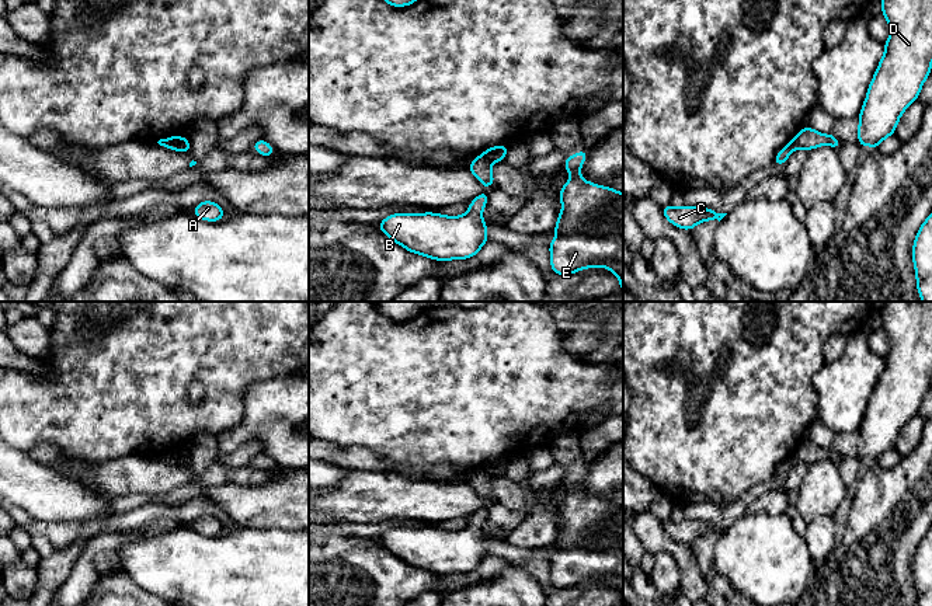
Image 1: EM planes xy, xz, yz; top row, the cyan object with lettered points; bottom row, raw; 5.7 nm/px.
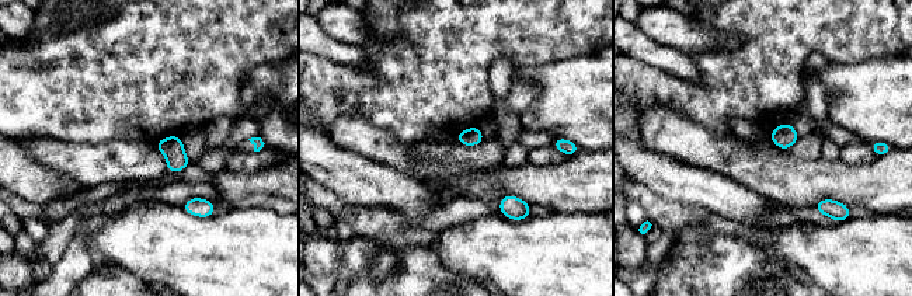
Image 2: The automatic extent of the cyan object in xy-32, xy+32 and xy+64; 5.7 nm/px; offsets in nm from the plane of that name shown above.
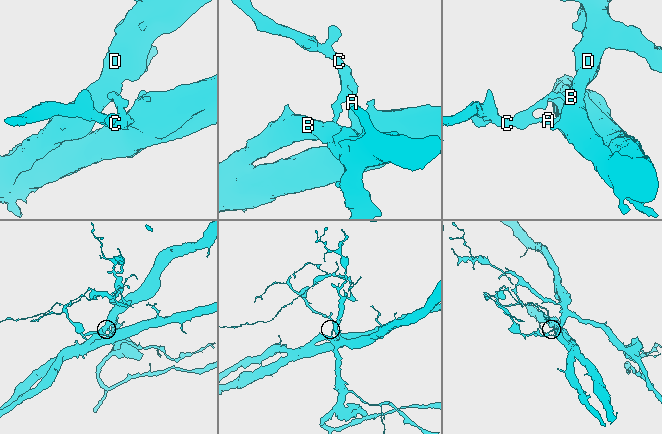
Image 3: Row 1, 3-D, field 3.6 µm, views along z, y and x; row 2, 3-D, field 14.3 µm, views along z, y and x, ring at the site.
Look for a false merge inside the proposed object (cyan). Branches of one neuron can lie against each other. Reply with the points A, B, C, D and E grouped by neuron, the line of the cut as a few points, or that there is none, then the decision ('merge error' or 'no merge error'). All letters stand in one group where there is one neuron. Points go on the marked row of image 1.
groups A C E / B D; cut xy (178, 136), (169, 147); merge error

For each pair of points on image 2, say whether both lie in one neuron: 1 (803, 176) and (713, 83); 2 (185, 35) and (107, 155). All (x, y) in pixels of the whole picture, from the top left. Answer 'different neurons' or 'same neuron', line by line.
1: different neurons
2: different neurons

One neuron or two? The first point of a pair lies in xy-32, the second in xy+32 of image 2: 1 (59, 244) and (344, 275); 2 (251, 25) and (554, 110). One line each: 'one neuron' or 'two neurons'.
1: one neuron
2: two neurons

